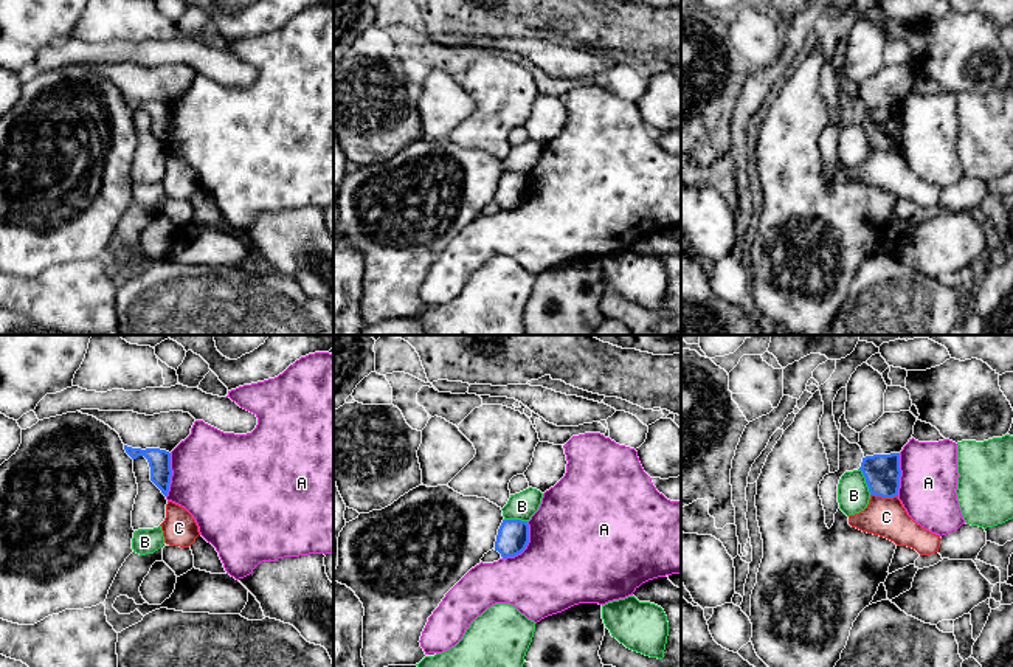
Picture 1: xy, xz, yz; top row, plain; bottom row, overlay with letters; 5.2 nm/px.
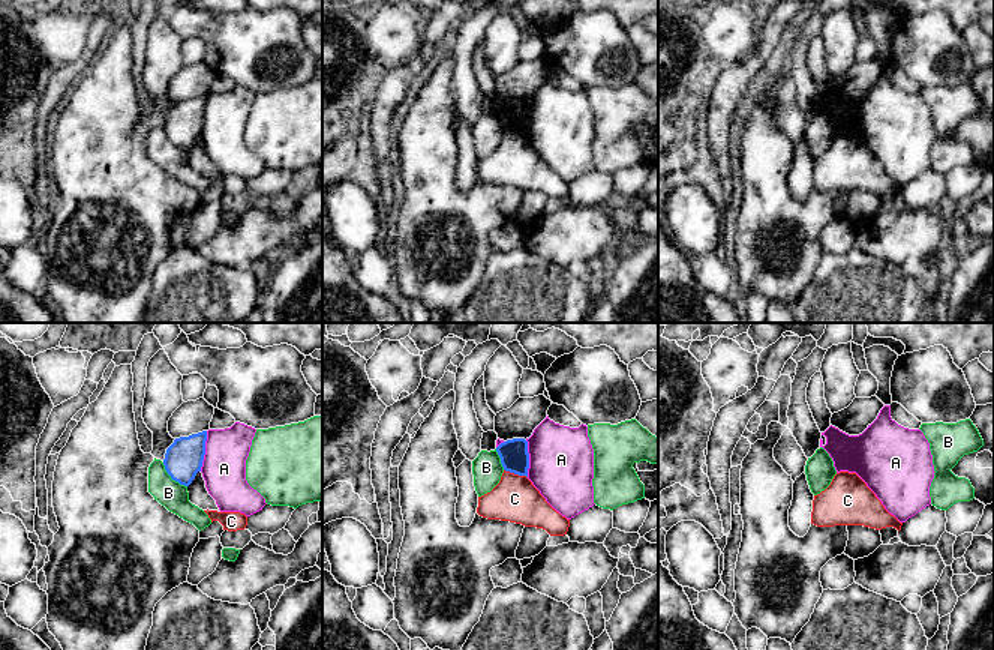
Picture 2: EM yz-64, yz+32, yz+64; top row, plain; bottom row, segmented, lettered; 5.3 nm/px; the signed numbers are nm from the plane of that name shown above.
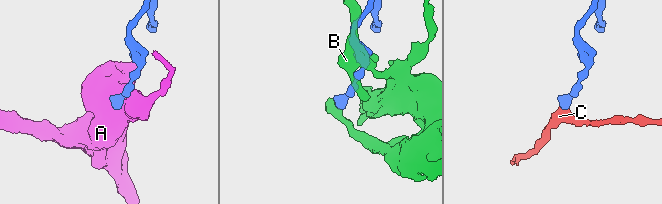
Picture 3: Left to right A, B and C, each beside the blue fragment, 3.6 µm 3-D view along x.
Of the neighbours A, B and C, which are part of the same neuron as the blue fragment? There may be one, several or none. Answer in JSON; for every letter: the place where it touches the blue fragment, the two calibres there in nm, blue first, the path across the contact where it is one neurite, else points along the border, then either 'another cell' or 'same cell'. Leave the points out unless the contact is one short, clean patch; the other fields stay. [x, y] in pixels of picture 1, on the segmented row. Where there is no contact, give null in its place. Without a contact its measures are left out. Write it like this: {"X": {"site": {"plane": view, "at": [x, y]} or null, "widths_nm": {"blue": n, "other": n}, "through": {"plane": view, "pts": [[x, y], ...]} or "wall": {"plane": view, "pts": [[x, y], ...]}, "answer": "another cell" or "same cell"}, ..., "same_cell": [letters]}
{"A": {"site": {"plane": "xz", "at": [526, 545]}, "widths_nm": {"blue": 160, "other": 480}, "wall": {"plane": "xz", "pts": [[528, 521], [528, 545], [520, 552], [503, 559]]}, "answer": "another cell"}, "B": {"site": {"plane": "yz", "at": [866, 481]}, "widths_nm": {"blue": 190, "other": 170}, "answer": "another cell"}, "C": {"site": {"plane": "yz", "at": [885, 497]}, "widths_nm": {"blue": 190, "other": 200}, "wall": {"plane": "yz", "pts": [[871, 494], [897, 497]]}, "answer": "another cell"}, "same_cell": []}

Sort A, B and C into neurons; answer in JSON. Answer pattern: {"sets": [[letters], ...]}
{"sets": [["A"], ["B"], ["C"]]}

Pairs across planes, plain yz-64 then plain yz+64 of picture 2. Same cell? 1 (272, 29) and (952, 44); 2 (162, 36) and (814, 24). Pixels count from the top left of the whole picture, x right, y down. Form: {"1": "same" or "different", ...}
{"1": "same", "2": "different"}

